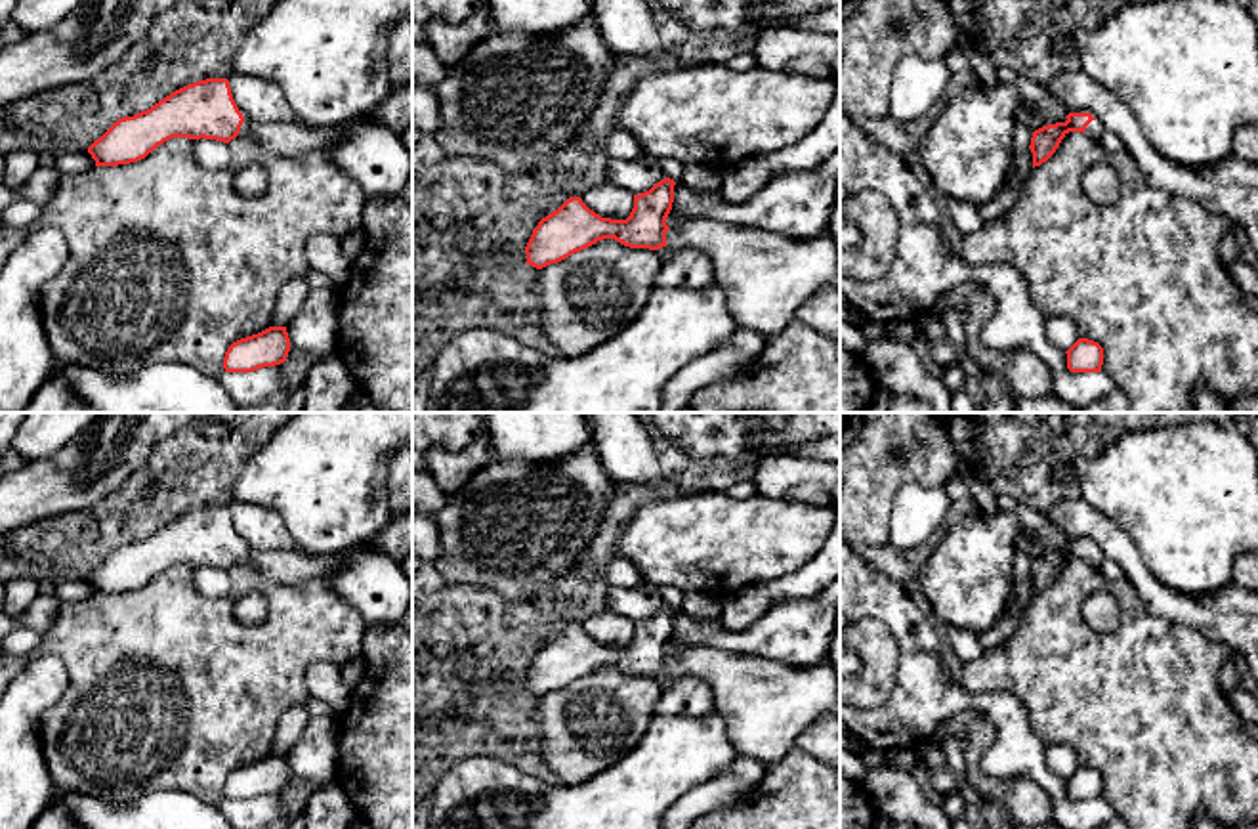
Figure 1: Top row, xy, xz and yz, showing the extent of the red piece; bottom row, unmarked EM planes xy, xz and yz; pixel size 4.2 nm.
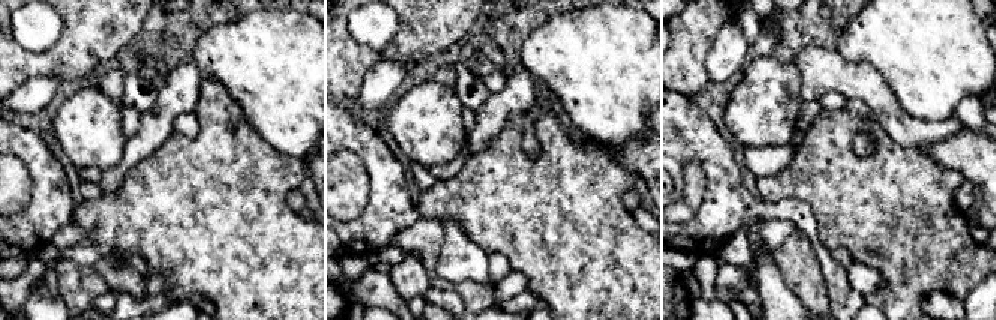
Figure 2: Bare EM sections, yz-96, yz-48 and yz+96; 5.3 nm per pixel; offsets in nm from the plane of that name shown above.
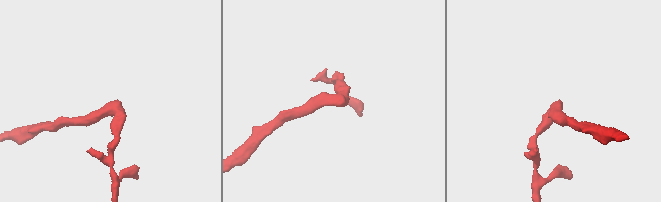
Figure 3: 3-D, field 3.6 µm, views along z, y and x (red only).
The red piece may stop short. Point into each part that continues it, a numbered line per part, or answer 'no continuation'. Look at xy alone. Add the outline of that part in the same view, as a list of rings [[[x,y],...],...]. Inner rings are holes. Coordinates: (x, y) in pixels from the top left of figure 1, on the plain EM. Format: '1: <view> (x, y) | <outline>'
1: xy (287, 566) | [[[244,548],[239,563],[252,565],[263,575],[279,583],[298,583],[305,579],[323,579],[328,573],[338,571],[344,558],[334,556],[311,556],[304,550],[254,550]]]

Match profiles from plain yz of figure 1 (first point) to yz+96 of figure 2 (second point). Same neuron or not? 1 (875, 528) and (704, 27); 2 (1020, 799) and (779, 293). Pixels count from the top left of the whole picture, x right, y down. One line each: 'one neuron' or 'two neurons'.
1: one neuron
2: two neurons

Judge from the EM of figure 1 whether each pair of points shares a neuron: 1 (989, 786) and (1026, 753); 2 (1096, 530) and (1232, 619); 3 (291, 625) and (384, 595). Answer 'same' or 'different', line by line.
1: different
2: same
3: different

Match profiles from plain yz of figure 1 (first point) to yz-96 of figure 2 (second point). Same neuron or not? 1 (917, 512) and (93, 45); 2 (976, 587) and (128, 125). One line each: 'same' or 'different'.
1: different
2: different

